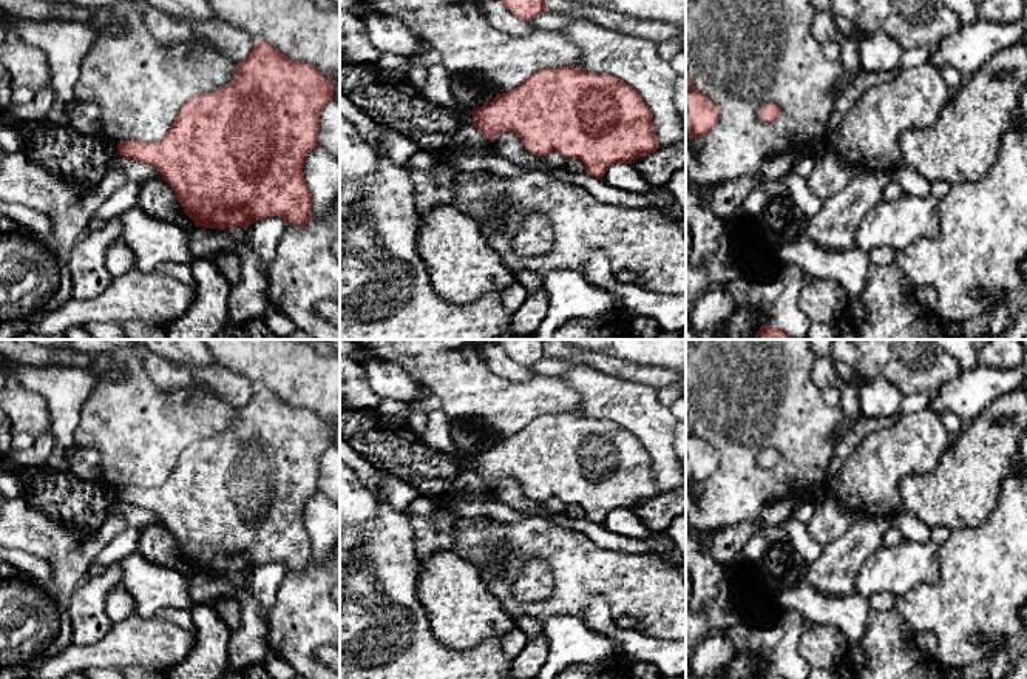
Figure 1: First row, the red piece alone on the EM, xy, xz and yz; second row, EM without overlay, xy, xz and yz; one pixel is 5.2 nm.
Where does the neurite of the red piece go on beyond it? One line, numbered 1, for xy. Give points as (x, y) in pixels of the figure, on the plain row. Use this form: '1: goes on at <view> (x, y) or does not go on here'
1: does not go on here

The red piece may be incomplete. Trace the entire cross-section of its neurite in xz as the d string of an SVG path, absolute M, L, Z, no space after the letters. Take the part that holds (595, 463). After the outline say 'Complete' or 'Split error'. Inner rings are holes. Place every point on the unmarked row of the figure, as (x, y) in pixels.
M579 414L539 415L514 435L497 440L473 458L473 471L486 486L494 488L500 477L513 477L528 498L545 503L556 497L565 505L579 505L584 519L598 525L615 509L633 509L661 494L650 455L638 437L610 420Z. Complete

